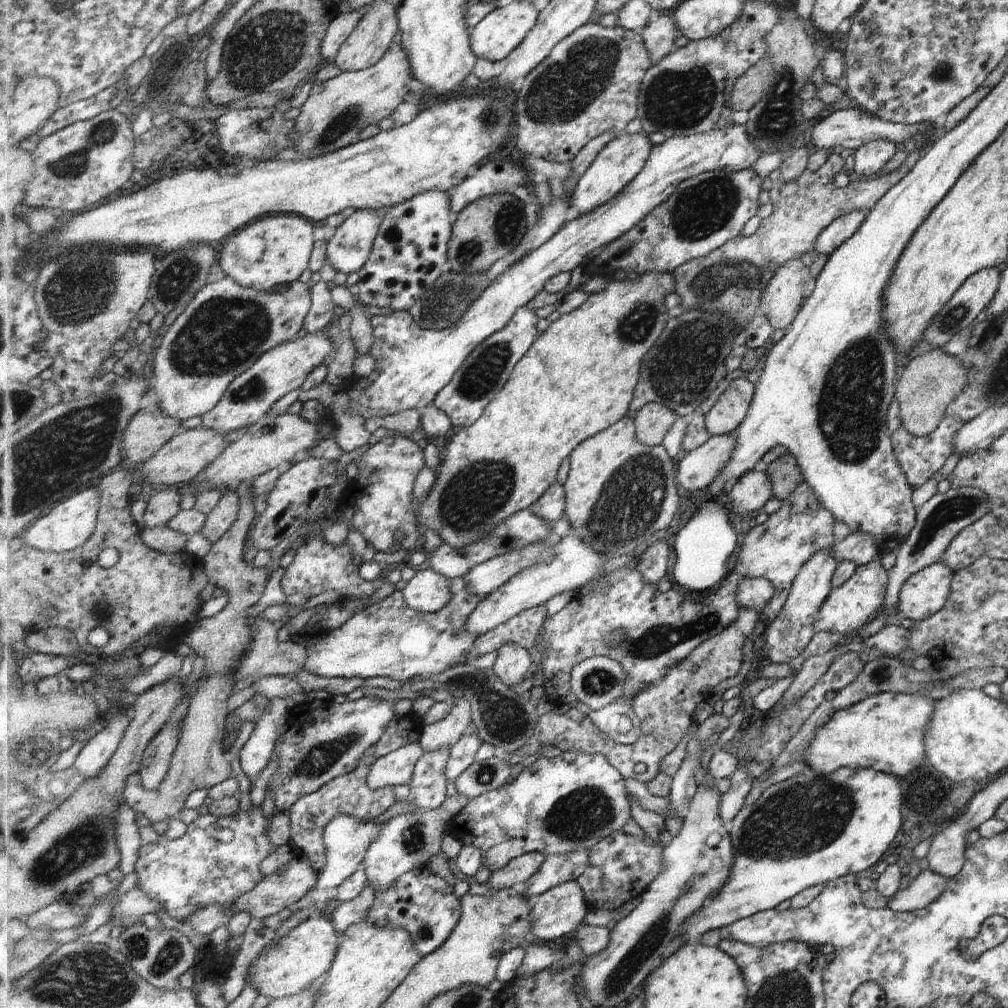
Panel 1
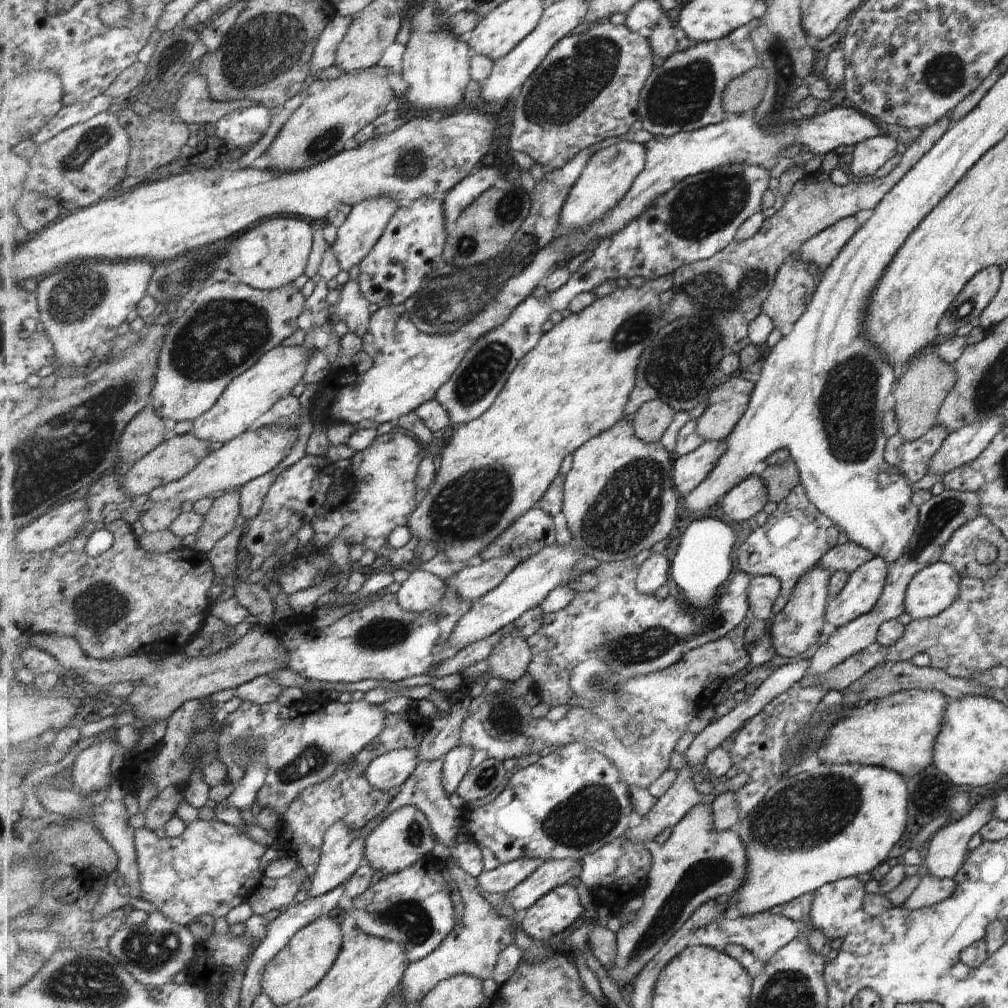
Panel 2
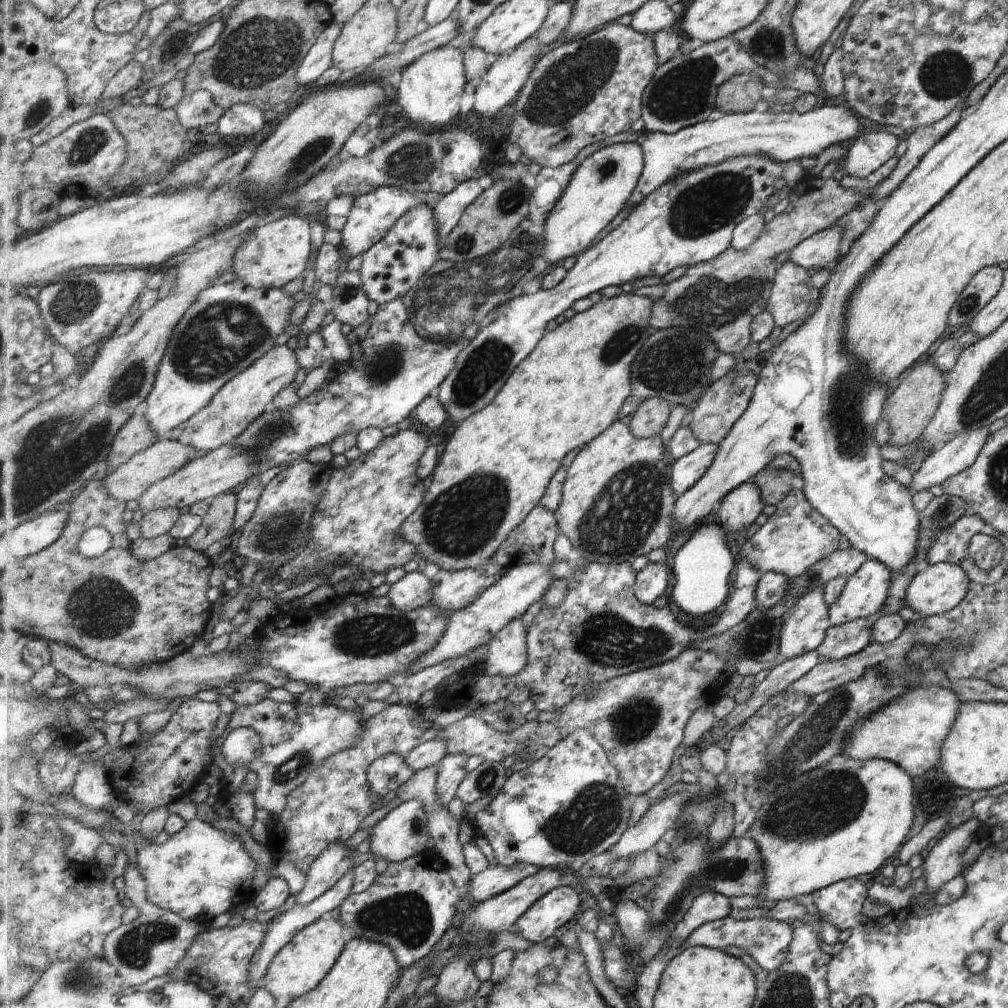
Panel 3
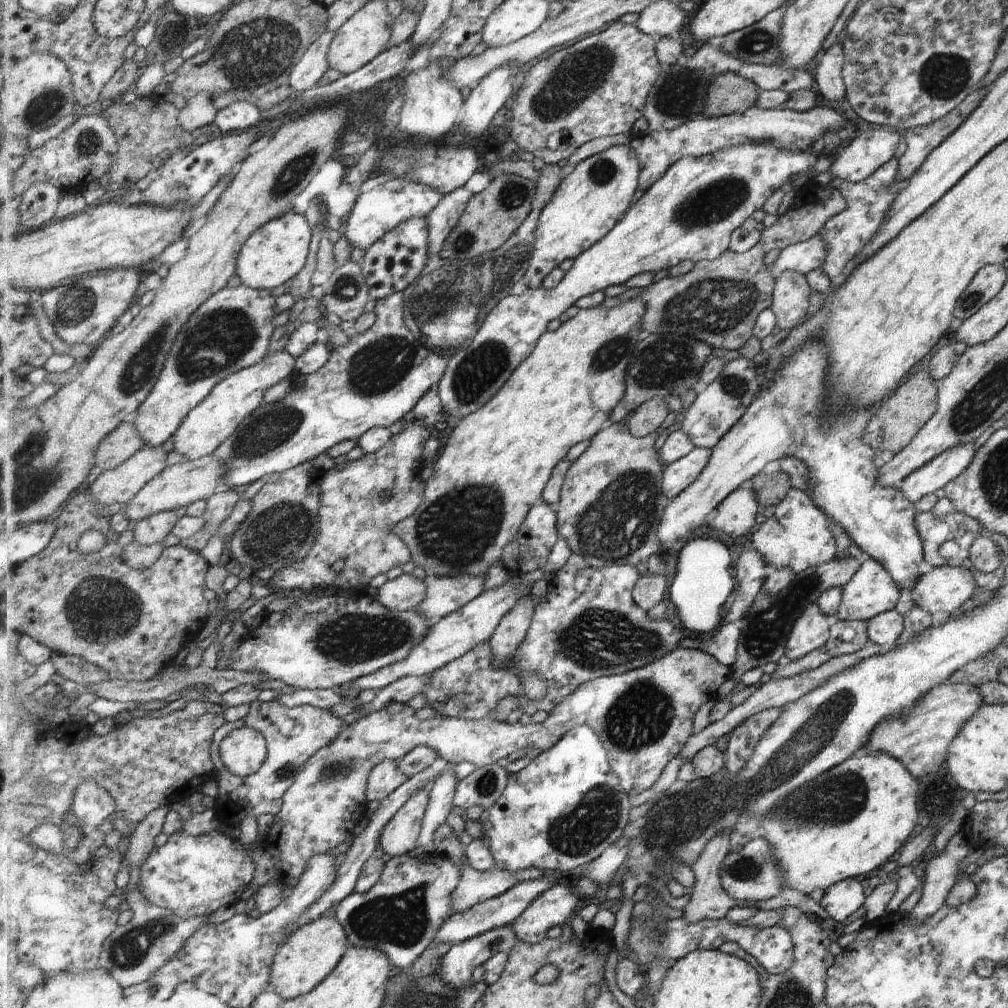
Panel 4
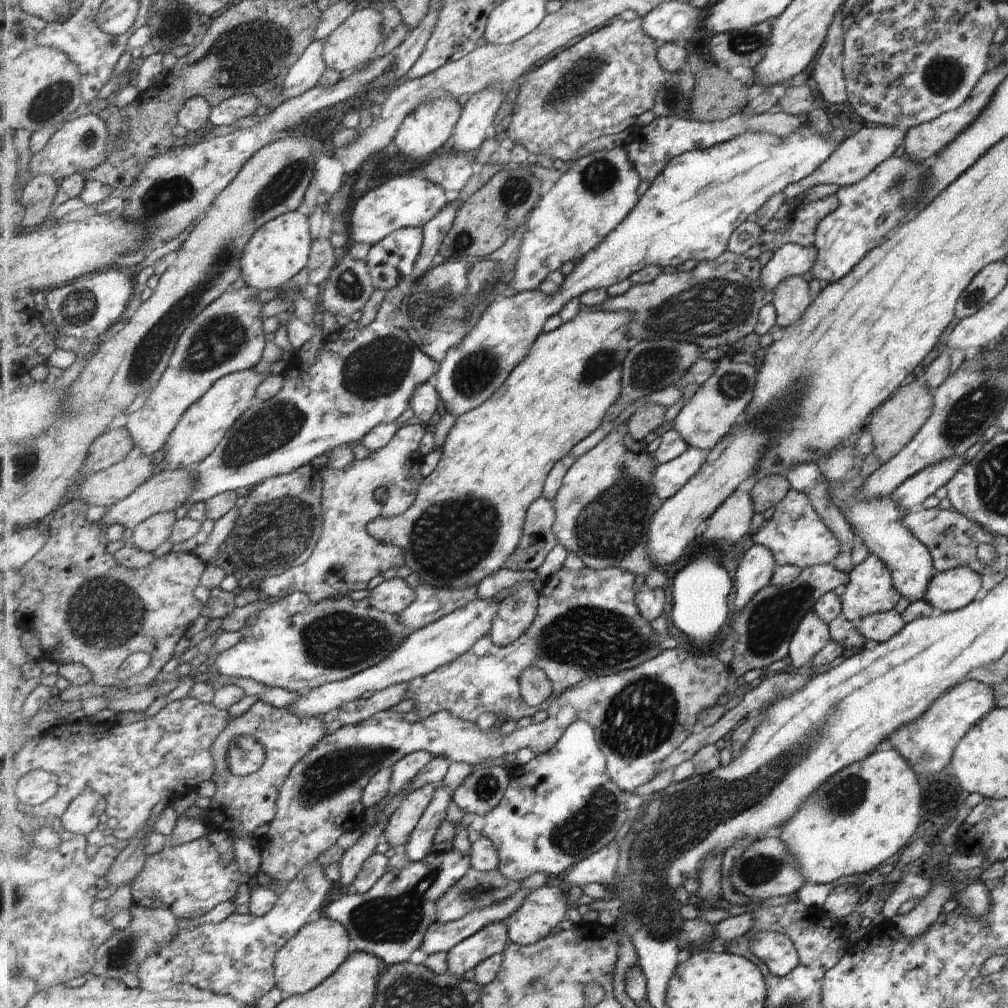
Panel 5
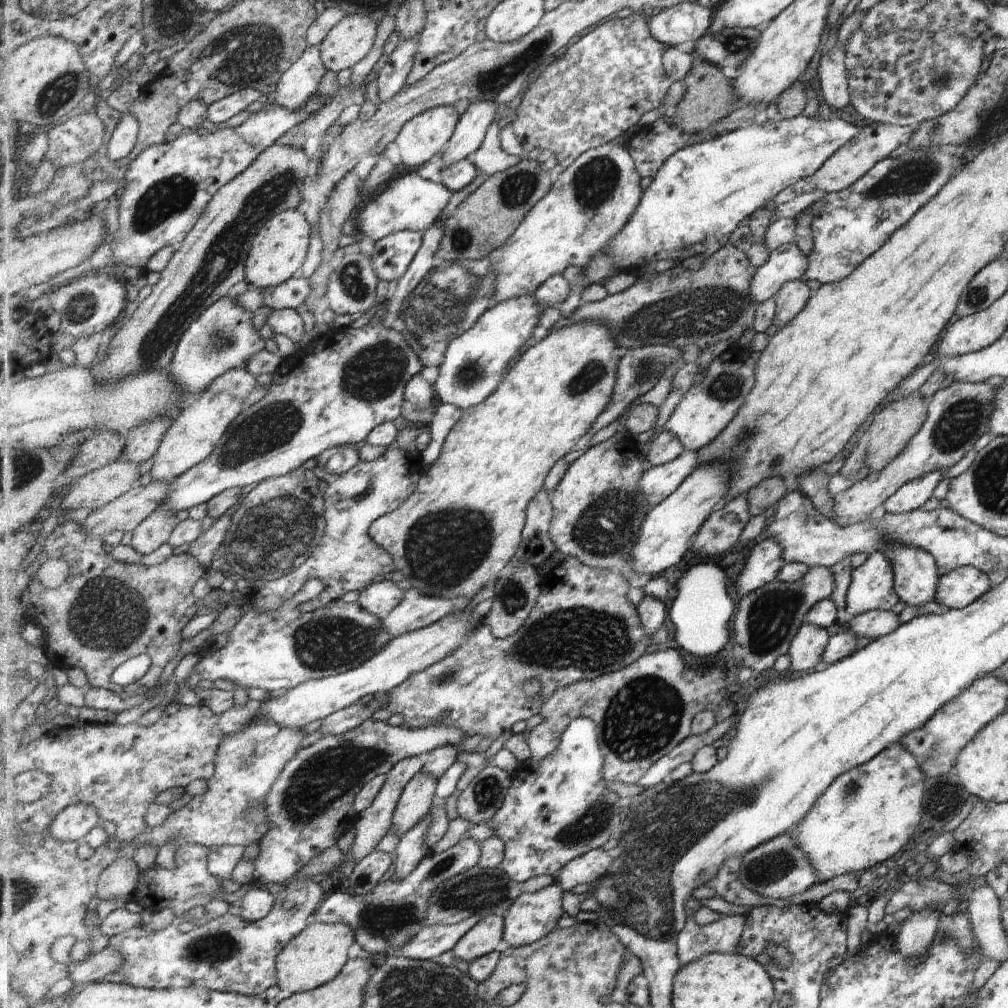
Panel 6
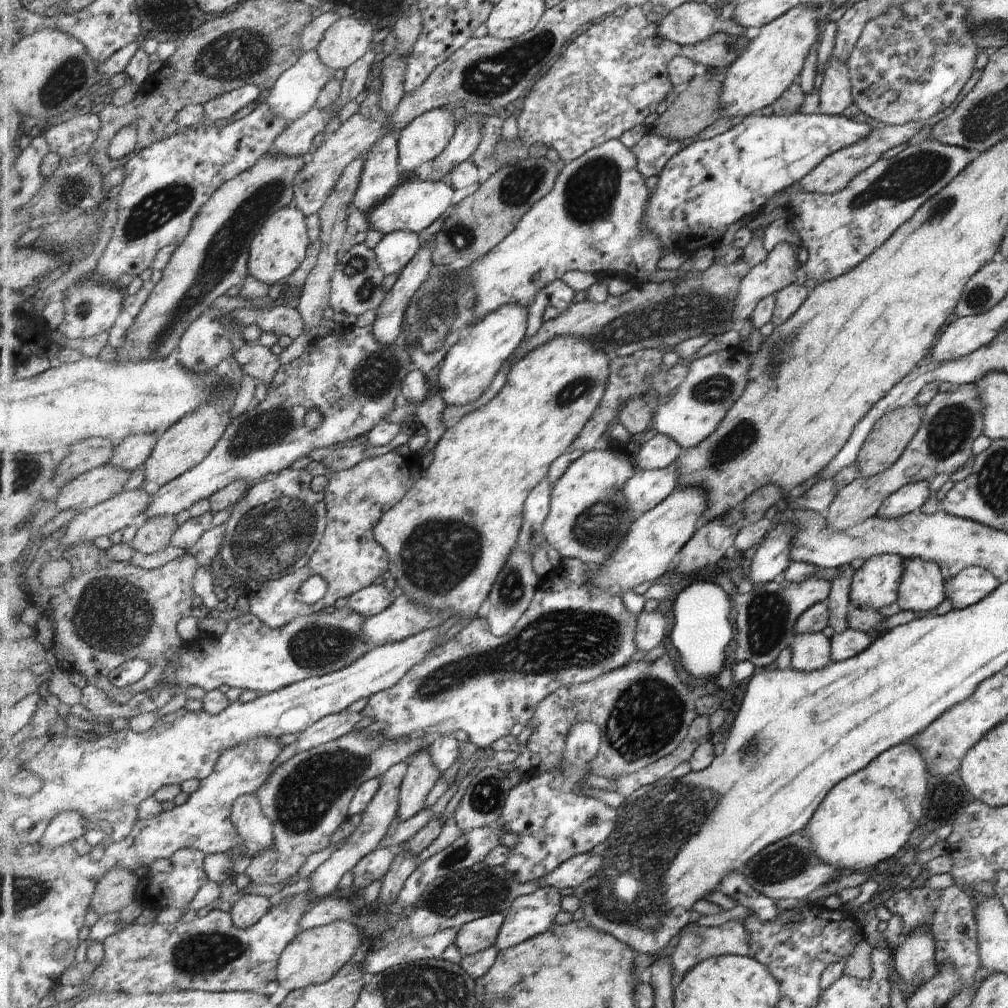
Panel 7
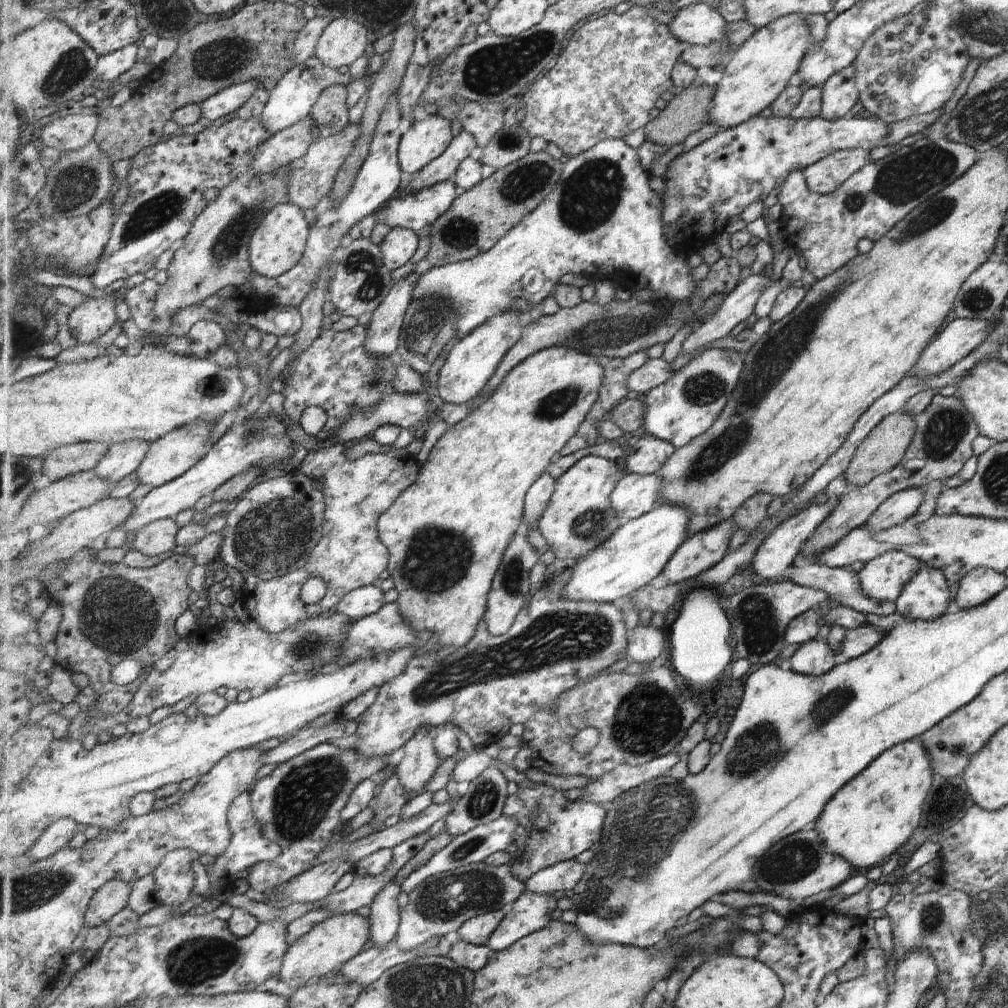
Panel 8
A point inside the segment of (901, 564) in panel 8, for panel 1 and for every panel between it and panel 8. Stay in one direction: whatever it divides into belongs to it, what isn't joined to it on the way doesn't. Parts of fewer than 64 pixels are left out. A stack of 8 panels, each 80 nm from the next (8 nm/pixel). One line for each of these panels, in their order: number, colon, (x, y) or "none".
1: (858, 600)
2: (863, 586)
3: (864, 592)
4: (870, 591)
5: (869, 590)
6: (870, 589)
7: (874, 584)

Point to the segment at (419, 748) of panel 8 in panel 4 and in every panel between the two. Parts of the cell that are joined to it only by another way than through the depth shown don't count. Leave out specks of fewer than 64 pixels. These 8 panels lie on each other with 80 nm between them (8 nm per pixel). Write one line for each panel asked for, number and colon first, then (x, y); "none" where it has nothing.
4: (400, 836)
5: (403, 822)
6: (418, 798)
7: (422, 775)

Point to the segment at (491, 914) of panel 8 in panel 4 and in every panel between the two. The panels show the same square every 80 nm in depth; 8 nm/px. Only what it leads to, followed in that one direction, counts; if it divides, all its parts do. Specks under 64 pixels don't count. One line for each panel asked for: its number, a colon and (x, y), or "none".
4: (458, 964)
5: (492, 939)
6: (486, 936)
7: (478, 935)

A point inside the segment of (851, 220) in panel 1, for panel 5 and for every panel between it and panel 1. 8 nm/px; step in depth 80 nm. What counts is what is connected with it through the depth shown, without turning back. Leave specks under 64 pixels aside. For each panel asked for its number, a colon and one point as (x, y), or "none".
2: (819, 249)
3: (820, 250)
4: (803, 256)
5: (791, 259)

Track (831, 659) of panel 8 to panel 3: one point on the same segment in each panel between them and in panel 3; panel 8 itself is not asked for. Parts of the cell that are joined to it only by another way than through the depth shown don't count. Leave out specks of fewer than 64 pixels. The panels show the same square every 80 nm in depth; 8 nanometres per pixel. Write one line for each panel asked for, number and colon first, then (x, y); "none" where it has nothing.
3: (806, 622)
4: (810, 629)
5: (811, 633)
6: (809, 641)
7: (810, 651)

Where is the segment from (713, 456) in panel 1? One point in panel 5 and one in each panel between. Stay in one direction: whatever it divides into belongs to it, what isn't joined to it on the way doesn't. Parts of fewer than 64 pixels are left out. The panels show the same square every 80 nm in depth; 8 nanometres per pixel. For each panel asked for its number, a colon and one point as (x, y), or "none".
2: (690, 470)
3: (686, 472)
4: (681, 474)
5: (669, 478)

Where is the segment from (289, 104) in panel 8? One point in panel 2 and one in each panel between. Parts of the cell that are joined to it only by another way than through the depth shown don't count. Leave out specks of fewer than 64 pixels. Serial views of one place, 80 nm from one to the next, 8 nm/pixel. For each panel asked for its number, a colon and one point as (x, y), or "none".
2: (325, 54)
3: (320, 58)
4: (309, 71)
5: (306, 74)
6: (301, 82)
7: (296, 93)

